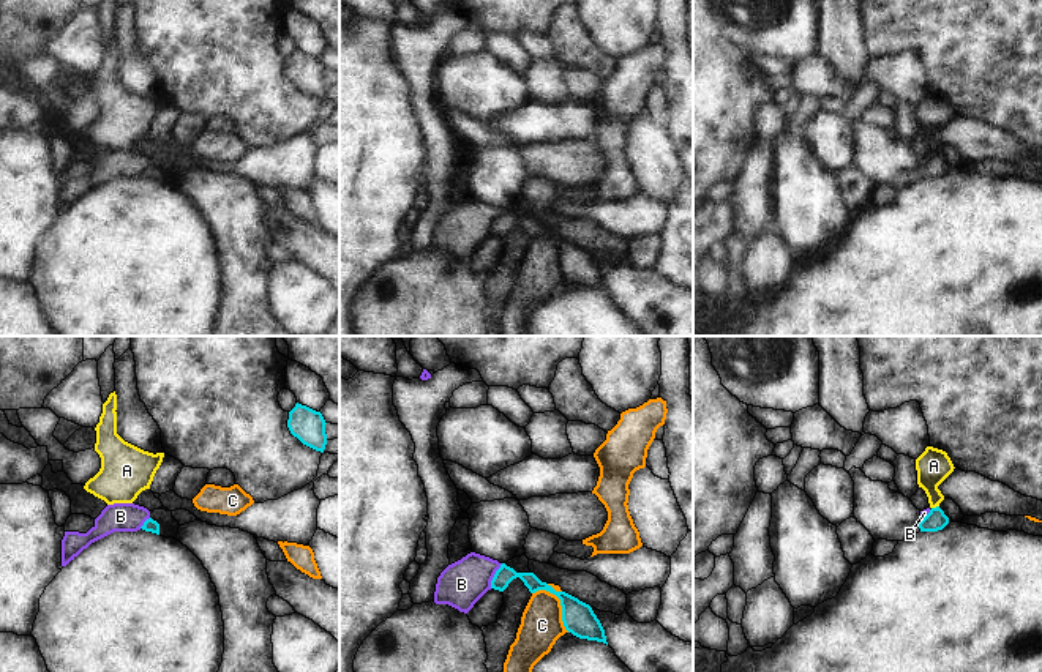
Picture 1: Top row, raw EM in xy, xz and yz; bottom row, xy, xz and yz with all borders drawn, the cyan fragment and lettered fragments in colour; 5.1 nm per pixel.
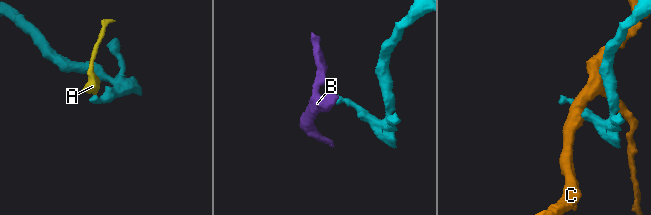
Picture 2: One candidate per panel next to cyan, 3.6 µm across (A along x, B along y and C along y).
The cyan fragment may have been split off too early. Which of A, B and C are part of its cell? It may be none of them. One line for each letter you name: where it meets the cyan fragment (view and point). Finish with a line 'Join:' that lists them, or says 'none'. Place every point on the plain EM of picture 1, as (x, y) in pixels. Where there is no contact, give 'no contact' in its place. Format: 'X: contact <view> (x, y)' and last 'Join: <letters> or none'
A: contact yz (937, 153)
Join: A

